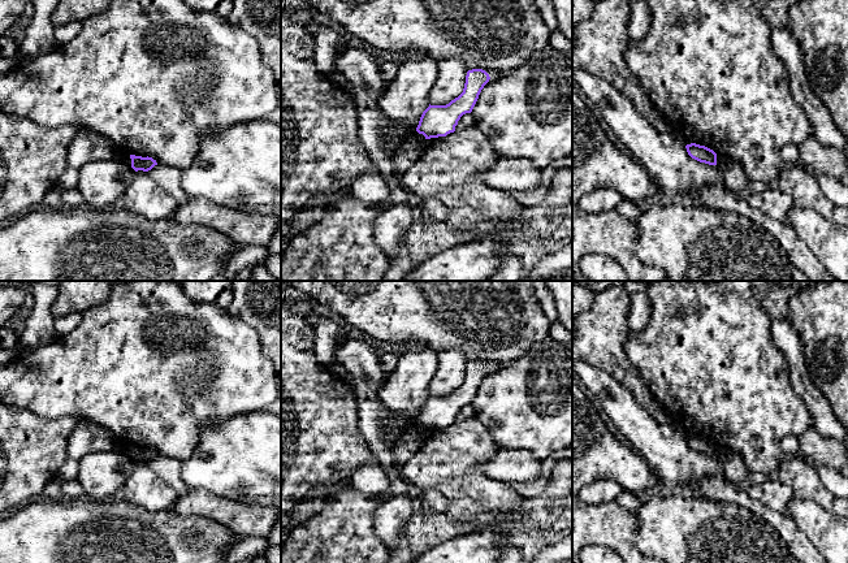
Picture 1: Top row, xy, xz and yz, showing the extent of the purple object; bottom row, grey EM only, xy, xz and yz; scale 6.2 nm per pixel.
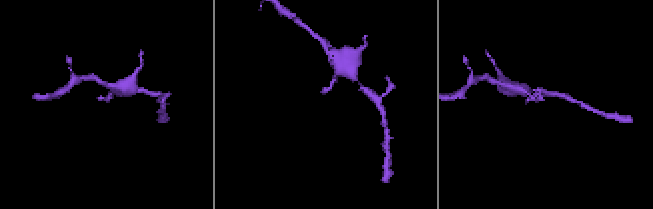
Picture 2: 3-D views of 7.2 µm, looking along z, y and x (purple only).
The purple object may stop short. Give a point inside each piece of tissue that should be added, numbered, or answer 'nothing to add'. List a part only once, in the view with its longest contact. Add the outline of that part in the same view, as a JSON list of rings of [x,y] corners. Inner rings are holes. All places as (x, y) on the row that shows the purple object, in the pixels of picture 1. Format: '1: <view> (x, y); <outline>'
nothing to add

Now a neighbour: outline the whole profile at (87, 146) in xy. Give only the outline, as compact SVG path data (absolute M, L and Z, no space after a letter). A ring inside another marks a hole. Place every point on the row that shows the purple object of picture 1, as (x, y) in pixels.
M78 129L66 153L69 166L75 169L91 161L118 160L120 157L121 153L112 140L91 129Z

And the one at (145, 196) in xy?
M138 170L120 205L150 220L165 220L172 217L178 204L147 172Z

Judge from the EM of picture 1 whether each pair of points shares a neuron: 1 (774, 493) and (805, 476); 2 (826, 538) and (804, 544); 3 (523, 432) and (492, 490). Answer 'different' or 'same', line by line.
1: different
2: different
3: different

